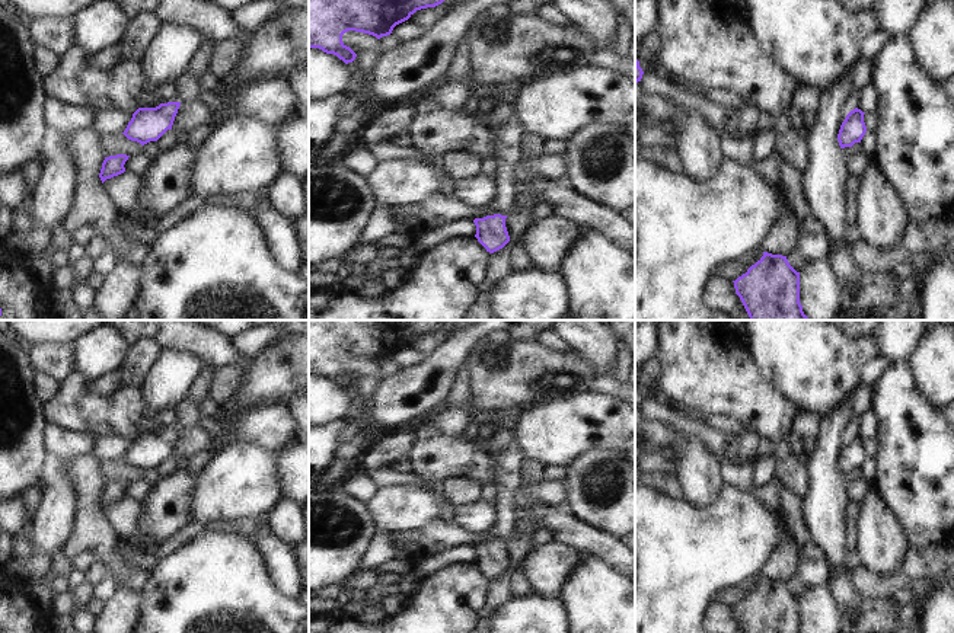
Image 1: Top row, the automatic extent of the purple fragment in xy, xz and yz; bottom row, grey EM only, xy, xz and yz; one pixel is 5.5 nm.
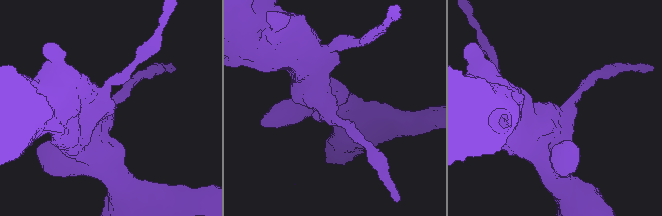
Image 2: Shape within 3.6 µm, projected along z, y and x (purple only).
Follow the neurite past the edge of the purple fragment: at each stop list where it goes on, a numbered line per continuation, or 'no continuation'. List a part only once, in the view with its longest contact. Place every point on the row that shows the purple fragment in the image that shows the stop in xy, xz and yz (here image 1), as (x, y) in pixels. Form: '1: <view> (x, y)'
no continuation

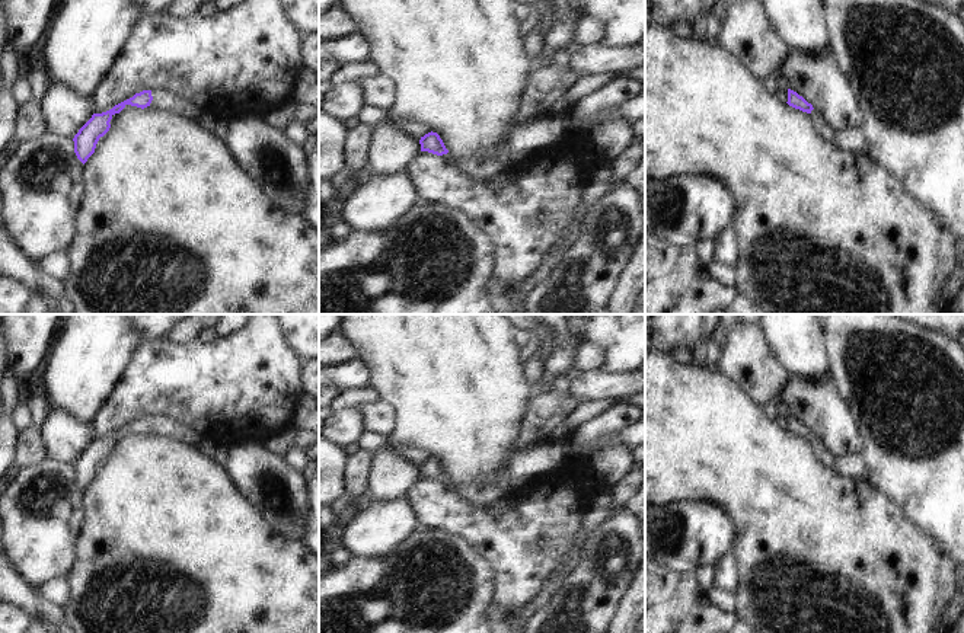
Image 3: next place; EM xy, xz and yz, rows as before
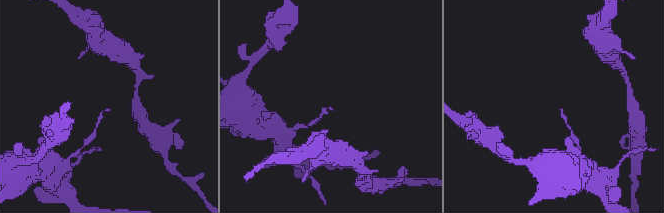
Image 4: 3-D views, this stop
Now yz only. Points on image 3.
1: yz (819, 121)

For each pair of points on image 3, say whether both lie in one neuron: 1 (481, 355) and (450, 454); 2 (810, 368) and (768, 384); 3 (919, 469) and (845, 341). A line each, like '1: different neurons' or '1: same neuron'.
1: same neuron
2: different neurons
3: same neuron

